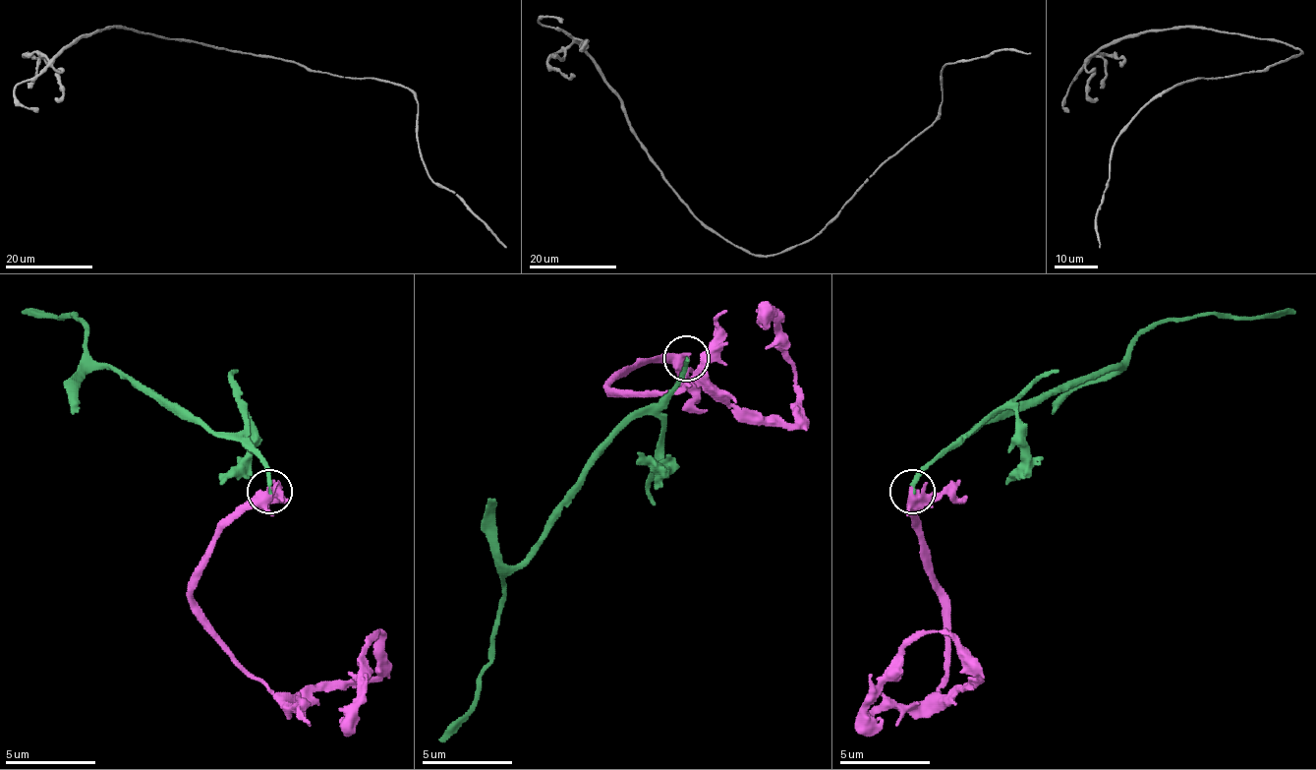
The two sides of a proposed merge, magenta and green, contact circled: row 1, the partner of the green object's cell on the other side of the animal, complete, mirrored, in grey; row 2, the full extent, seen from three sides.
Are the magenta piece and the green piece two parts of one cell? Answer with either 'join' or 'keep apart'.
join

